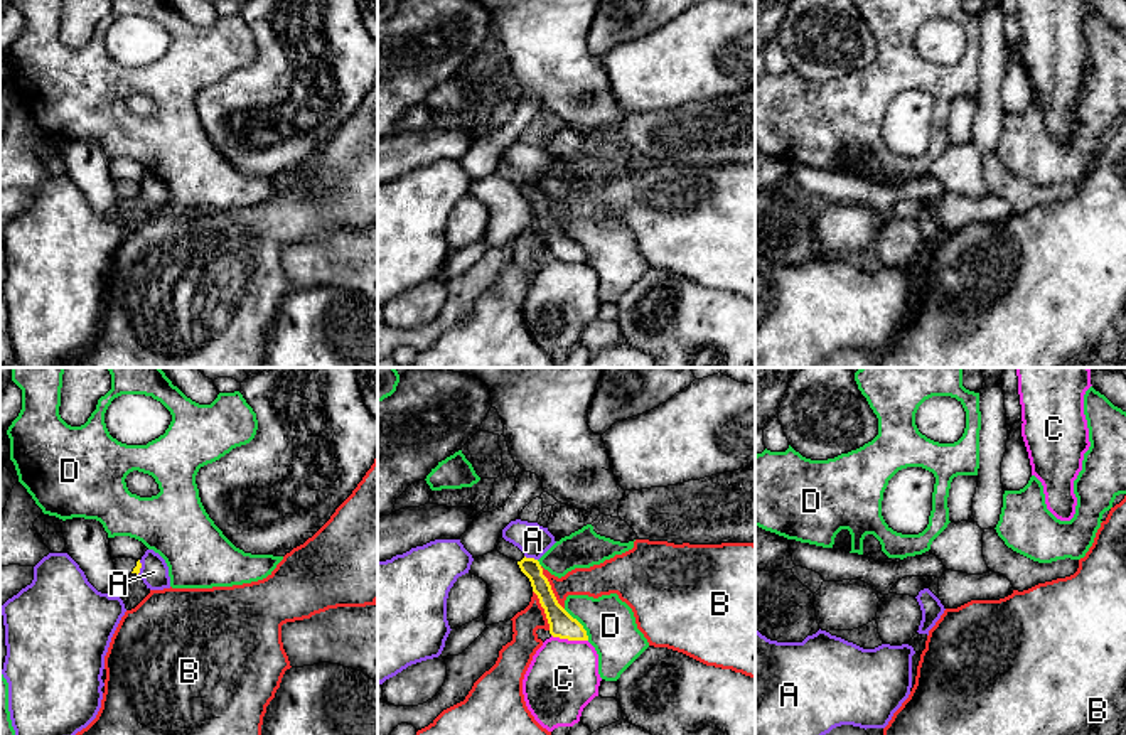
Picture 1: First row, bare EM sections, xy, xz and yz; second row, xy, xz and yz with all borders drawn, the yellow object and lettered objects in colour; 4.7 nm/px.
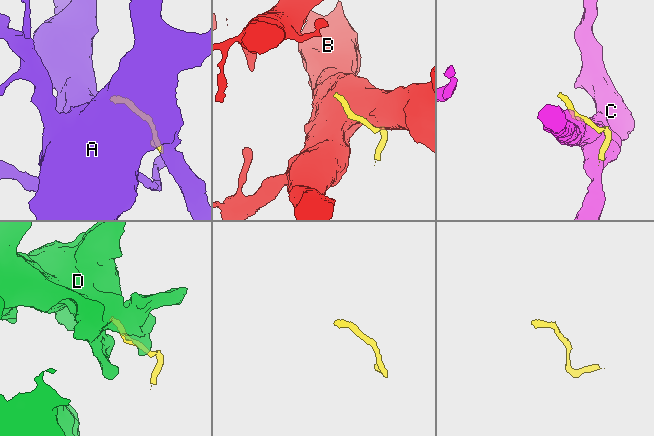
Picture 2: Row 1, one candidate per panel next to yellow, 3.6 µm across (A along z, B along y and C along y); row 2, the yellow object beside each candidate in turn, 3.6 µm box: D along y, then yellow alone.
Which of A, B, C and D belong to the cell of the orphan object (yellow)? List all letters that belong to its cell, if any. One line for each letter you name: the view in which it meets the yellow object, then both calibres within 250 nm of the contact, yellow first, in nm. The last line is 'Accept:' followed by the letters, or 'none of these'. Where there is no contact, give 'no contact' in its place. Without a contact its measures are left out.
Accept: none of these

